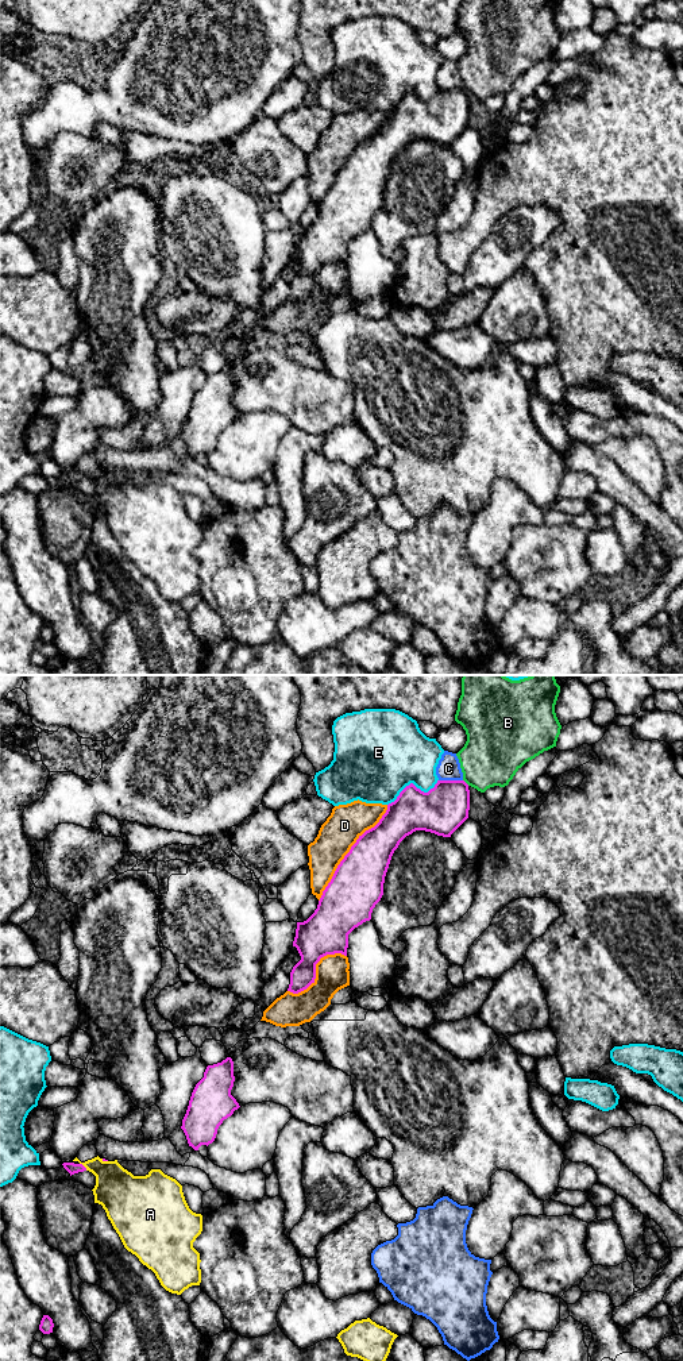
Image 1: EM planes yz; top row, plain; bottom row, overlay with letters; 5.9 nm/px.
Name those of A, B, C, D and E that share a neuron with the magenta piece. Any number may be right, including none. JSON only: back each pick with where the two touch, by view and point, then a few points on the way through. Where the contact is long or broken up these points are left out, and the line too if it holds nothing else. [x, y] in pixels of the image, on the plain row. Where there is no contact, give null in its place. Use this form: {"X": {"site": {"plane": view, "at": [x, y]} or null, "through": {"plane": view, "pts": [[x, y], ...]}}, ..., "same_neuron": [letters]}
{"same_neuron": []}

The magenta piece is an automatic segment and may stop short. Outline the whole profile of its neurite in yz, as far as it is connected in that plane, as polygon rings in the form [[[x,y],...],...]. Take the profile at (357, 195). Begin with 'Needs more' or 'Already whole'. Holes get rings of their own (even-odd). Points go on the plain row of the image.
Already whole. [[[437,89],[428,101],[421,100],[413,92],[406,95],[397,108],[387,113],[387,119],[379,131],[359,144],[340,170],[323,200],[315,221],[306,230],[297,231],[293,255],[297,257],[301,269],[290,281],[288,300],[298,302],[315,292],[316,273],[321,266],[335,262],[347,265],[348,243],[371,228],[373,217],[383,204],[385,185],[400,151],[416,139],[451,146],[468,127],[468,119],[470,99],[464,89]]]

